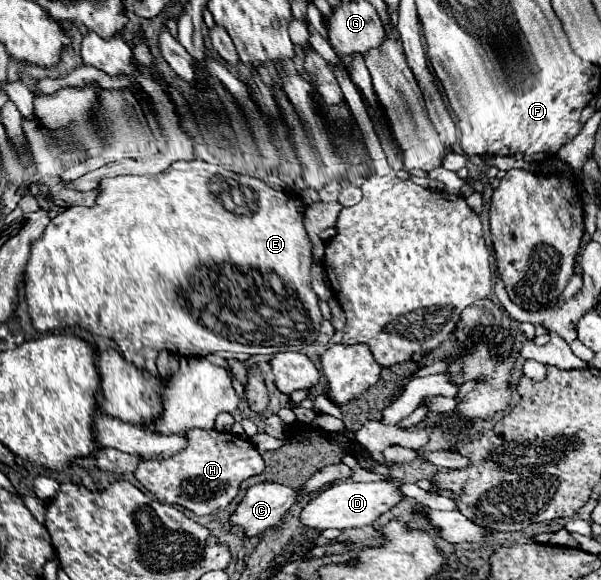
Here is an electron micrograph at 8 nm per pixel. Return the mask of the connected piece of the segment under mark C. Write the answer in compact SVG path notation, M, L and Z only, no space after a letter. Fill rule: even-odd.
M277 481L251 485L237 509L229 517L229 525L239 525L245 537L261 537L283 525L285 513L295 503L295 491Z

